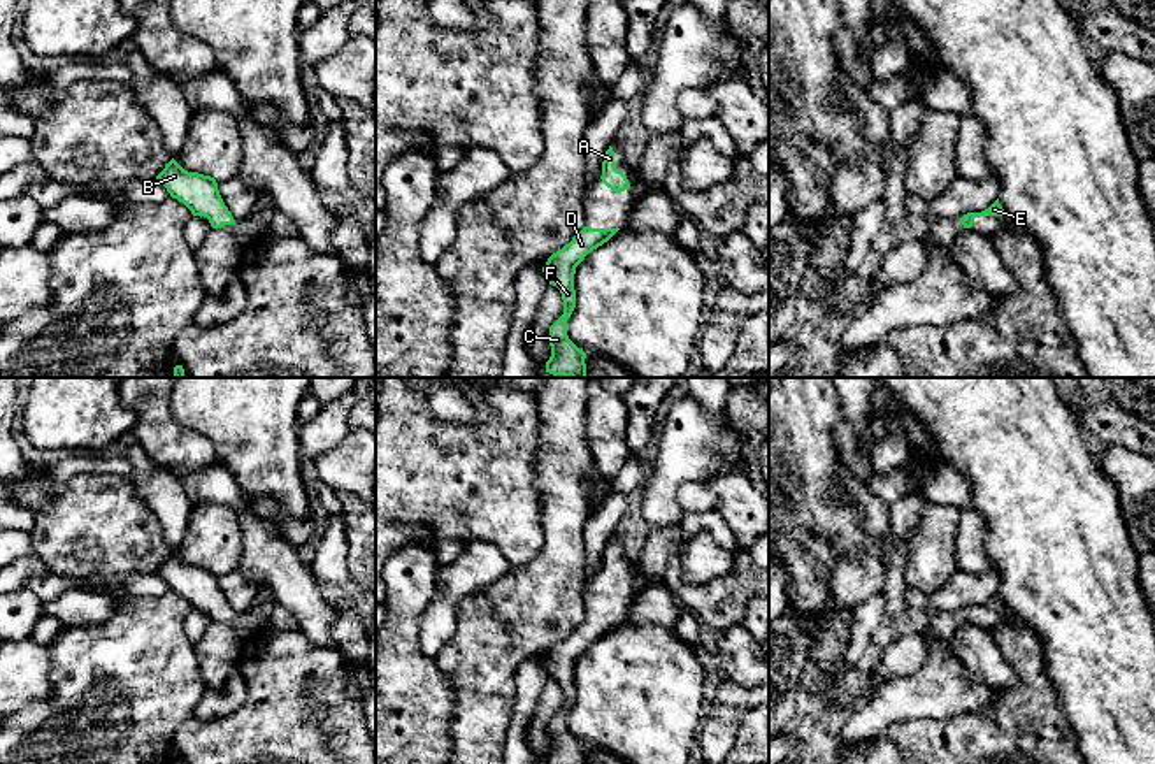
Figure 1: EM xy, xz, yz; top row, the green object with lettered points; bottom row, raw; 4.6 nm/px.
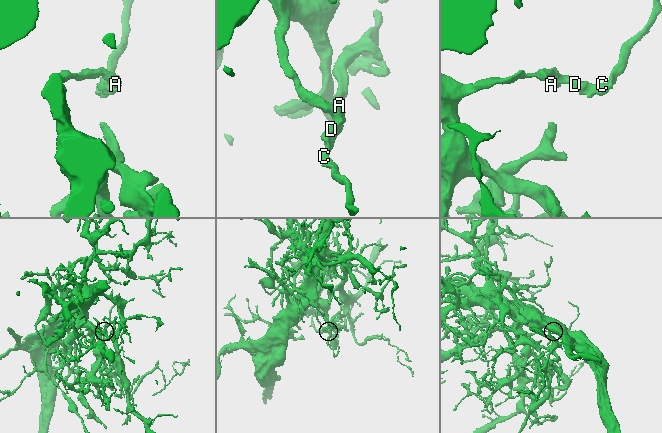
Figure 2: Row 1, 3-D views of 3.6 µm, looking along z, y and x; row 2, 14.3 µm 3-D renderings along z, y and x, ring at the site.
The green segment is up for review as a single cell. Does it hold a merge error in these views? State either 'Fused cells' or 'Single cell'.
Single cell

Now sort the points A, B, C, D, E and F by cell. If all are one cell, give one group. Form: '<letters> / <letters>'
A B C D E F

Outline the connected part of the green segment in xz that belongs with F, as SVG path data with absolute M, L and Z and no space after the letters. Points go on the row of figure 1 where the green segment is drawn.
M583 227L569 244L553 253L542 267L549 285L556 286L563 300L563 314L549 327L551 357L546 372L553 376L586 378L586 353L567 335L567 320L576 307L574 274L588 253L607 242L620 228Z

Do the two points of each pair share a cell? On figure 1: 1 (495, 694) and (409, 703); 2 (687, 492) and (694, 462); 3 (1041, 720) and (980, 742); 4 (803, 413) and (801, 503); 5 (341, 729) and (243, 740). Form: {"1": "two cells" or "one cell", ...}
{"1": "two cells", "2": "two cells", "3": "one cell", "4": "one cell", "5": "one cell"}

